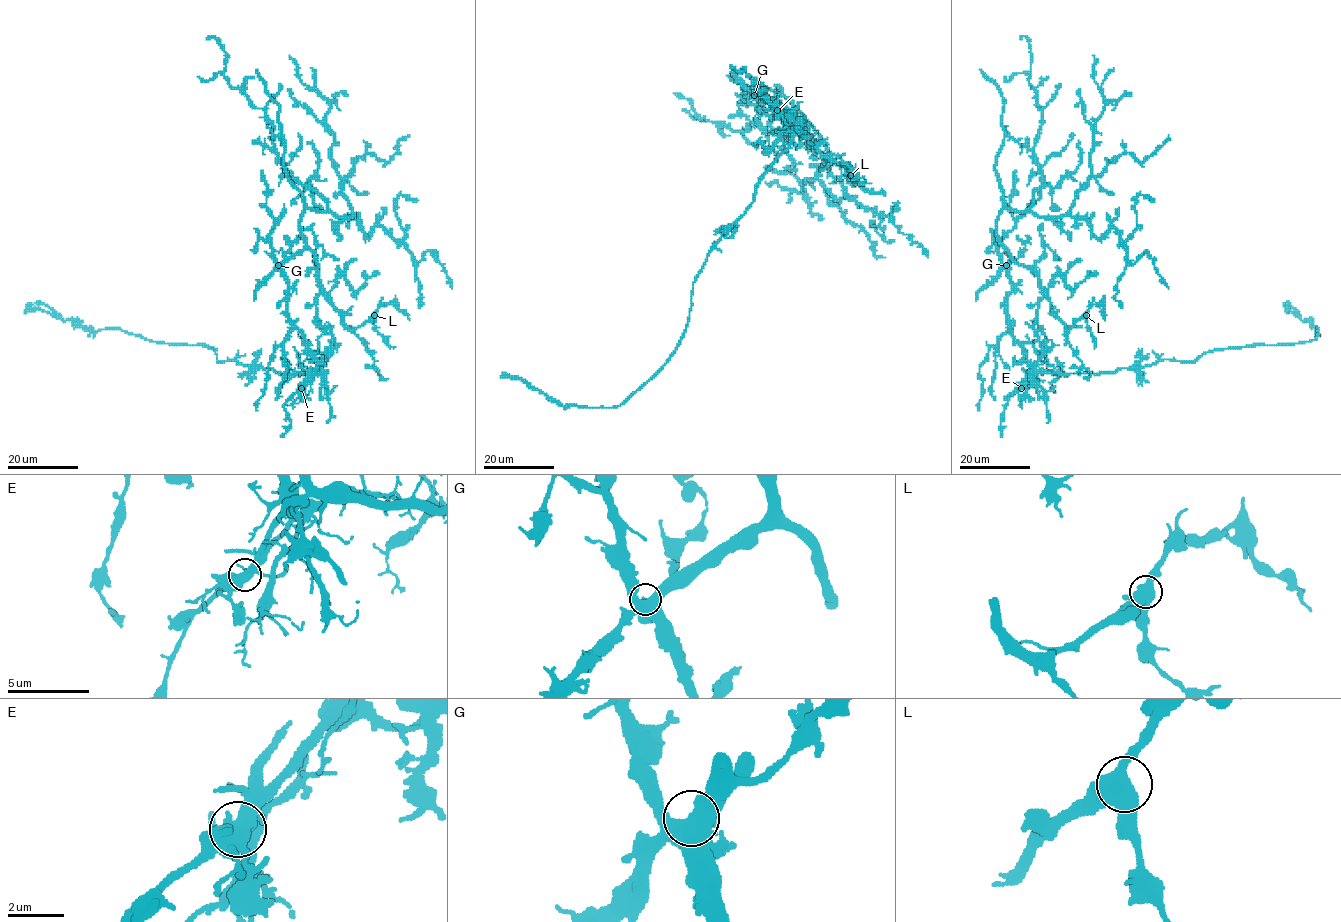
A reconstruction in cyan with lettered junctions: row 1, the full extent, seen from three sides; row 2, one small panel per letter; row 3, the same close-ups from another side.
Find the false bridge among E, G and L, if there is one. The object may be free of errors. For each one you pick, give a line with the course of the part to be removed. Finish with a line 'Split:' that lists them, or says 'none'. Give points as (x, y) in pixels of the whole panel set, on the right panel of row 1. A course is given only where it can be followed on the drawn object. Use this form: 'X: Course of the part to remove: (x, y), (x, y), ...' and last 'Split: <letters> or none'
E: Course of the part to remove: (1021, 388), (1041, 369), (1113, 373), (1317, 337), (1318, 329), (1284, 302)
Split: E

